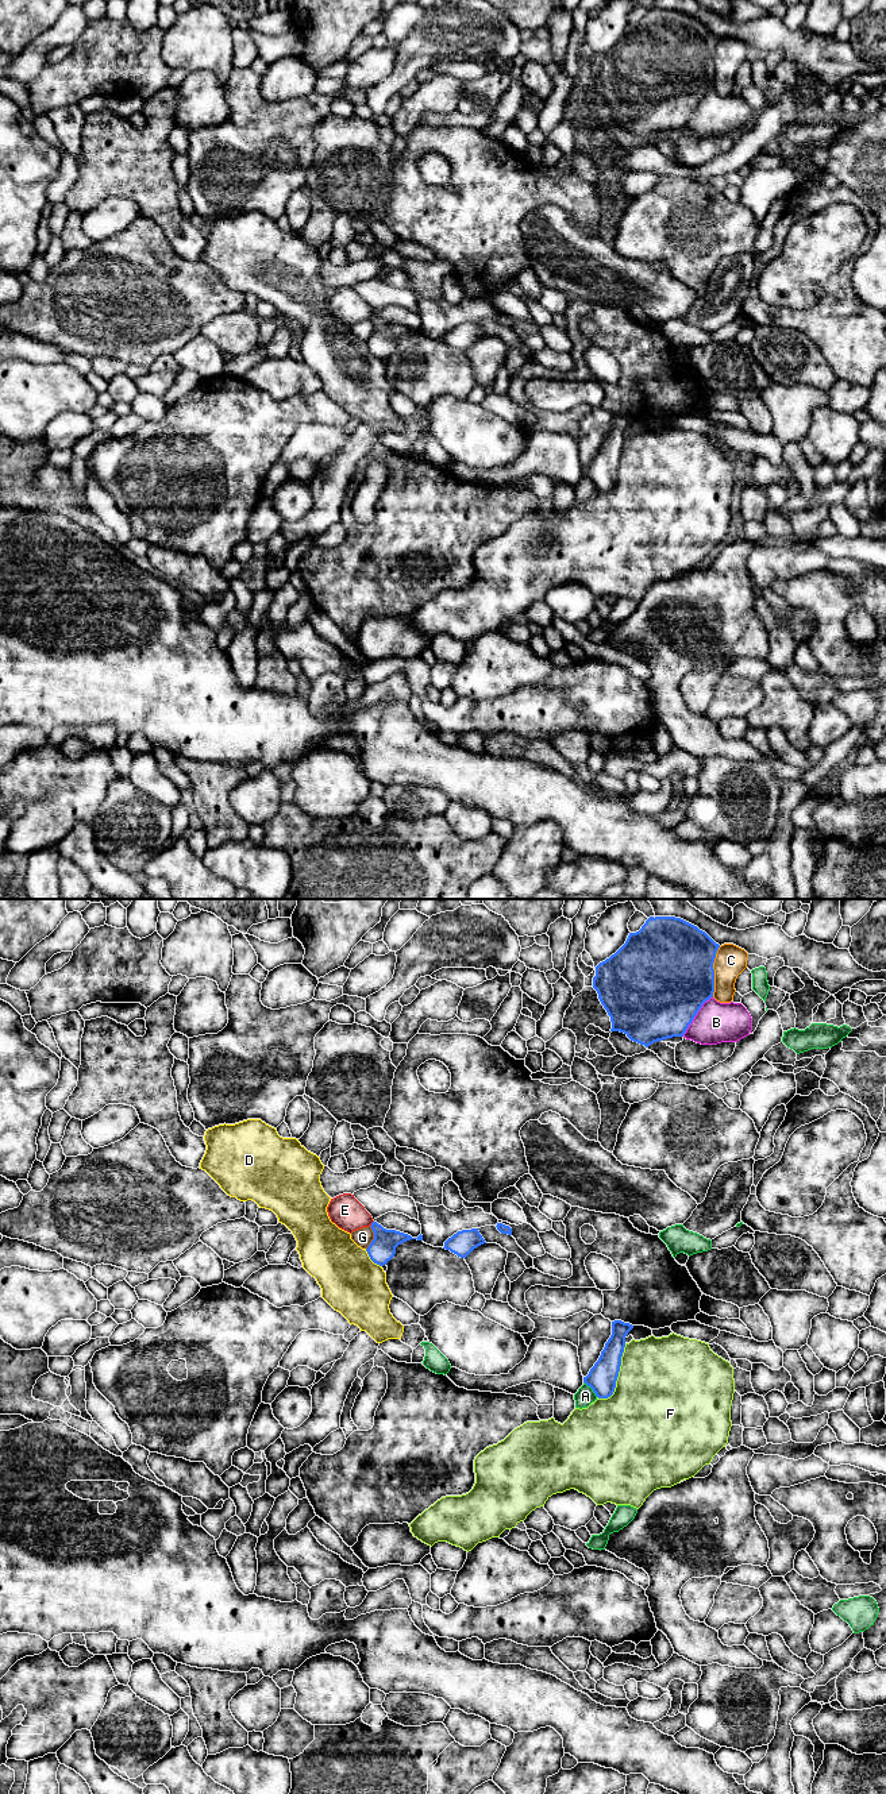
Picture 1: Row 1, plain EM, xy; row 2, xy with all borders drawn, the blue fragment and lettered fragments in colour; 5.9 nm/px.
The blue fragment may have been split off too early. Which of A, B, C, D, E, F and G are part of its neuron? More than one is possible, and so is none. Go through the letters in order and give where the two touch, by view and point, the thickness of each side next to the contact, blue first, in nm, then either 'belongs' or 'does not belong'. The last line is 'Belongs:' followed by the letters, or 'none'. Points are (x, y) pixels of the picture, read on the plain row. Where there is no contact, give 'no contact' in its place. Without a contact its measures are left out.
A: meets blue in xy at (592, 481); 170 nm thick on the blue side, 110 nm on the other; does not belong
B: meets blue in xy at (696, 107); 500 nm thick on the blue side, 240 nm on the other; does not belong
C: meets blue in xy at (713, 65); 500 nm thick on the blue side, 190 nm on the other; does not belong
D: meets blue in xy at (372, 352); 160 nm thick on the blue side, 360 nm on the other; does not belong
E: meets blue in xy at (372, 316); 160 nm thick on the blue side, 190 nm on the other; does not belong
F: meets blue in xy at (617, 469); 170 nm thick on the blue side, 500 nm on the other; does not belong
G: meets blue in xy at (374, 331); 160 nm thick on the blue side, 110 nm on the other; does not belong
Belongs: none

